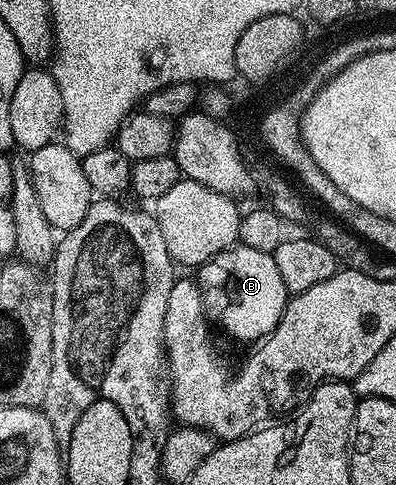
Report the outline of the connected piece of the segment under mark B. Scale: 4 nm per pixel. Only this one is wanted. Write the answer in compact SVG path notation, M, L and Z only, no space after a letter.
M242 246L227 248L198 269L197 280L208 293L215 292L217 299L227 300L223 308L223 324L228 334L239 340L262 341L281 322L287 309L289 293L285 282L281 282L275 257L269 252Z

